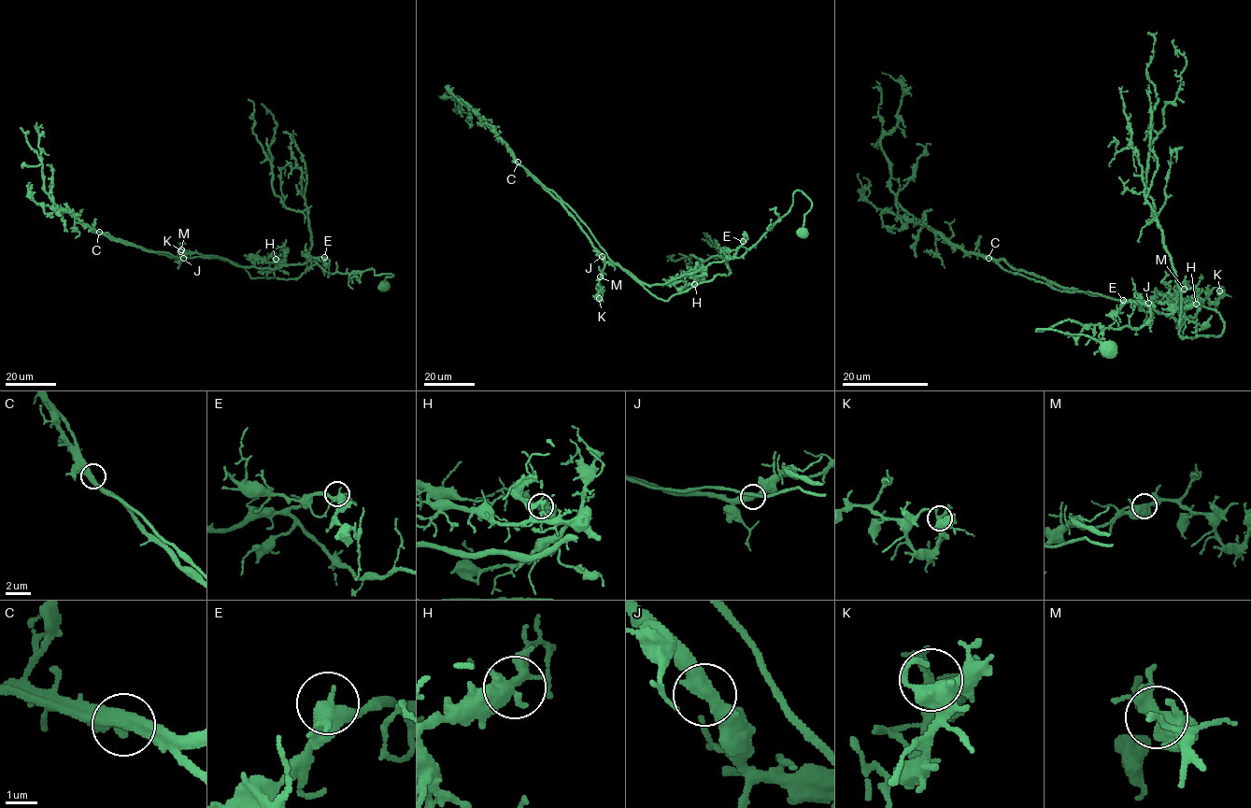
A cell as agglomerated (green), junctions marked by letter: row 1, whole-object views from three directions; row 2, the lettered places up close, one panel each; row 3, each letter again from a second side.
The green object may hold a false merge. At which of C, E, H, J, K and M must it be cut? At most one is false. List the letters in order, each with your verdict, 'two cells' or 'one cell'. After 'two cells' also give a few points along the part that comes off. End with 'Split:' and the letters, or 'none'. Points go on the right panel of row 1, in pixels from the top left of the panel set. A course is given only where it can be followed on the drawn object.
C: two cells; course (988, 258), (1063, 291), (1214, 309), (1219, 336), (1179, 333), (1146, 221), (1149, 144), (1186, 65), (1173, 39)
E: one cell
H: one cell
J: one cell
K: one cell
M: one cell
Split: C

